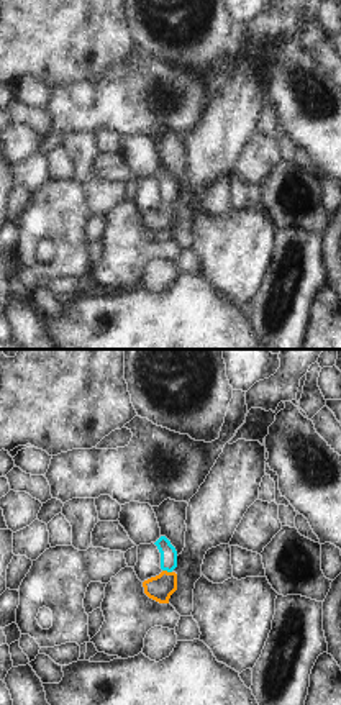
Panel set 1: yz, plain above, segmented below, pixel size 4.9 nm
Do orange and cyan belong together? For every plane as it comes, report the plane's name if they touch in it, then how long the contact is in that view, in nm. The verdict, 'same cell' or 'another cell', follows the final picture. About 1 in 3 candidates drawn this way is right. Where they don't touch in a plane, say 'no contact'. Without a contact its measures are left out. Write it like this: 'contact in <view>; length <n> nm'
contact in yz; length 50 nm

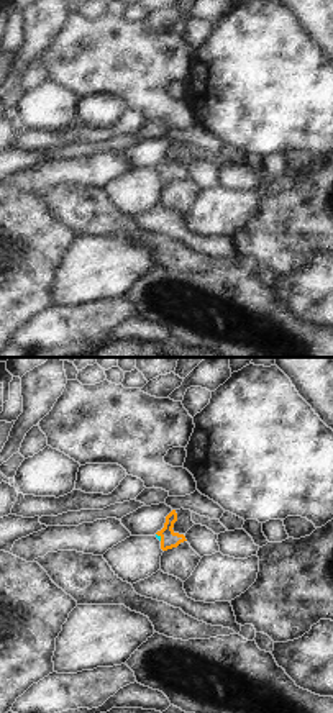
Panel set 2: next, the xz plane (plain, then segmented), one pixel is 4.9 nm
contact in xz; length 50 nm

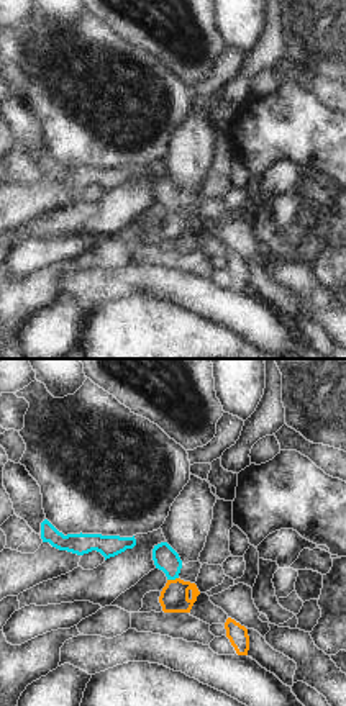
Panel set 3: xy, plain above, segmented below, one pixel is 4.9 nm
contact in xy; length 60 nm

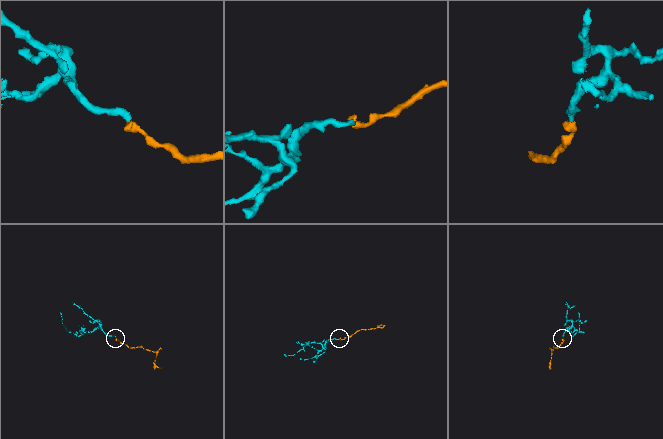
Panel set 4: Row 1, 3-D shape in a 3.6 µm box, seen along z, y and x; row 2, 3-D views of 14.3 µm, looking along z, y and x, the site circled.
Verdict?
same cell

